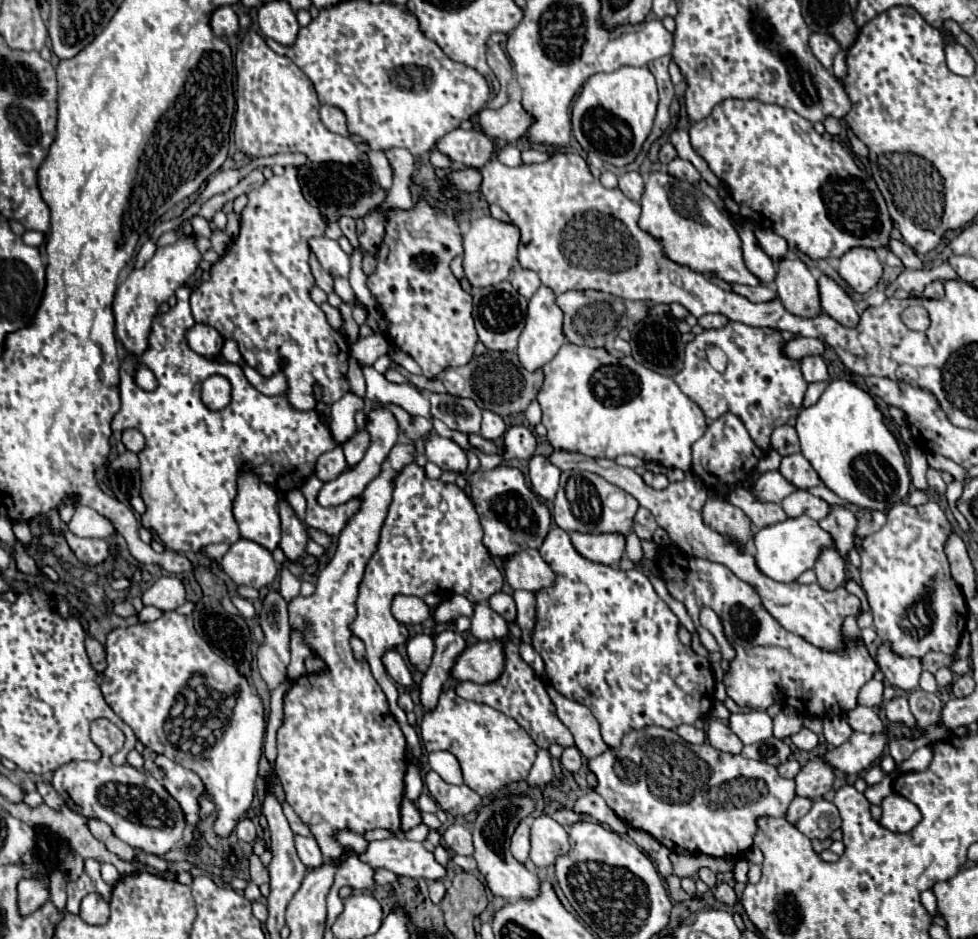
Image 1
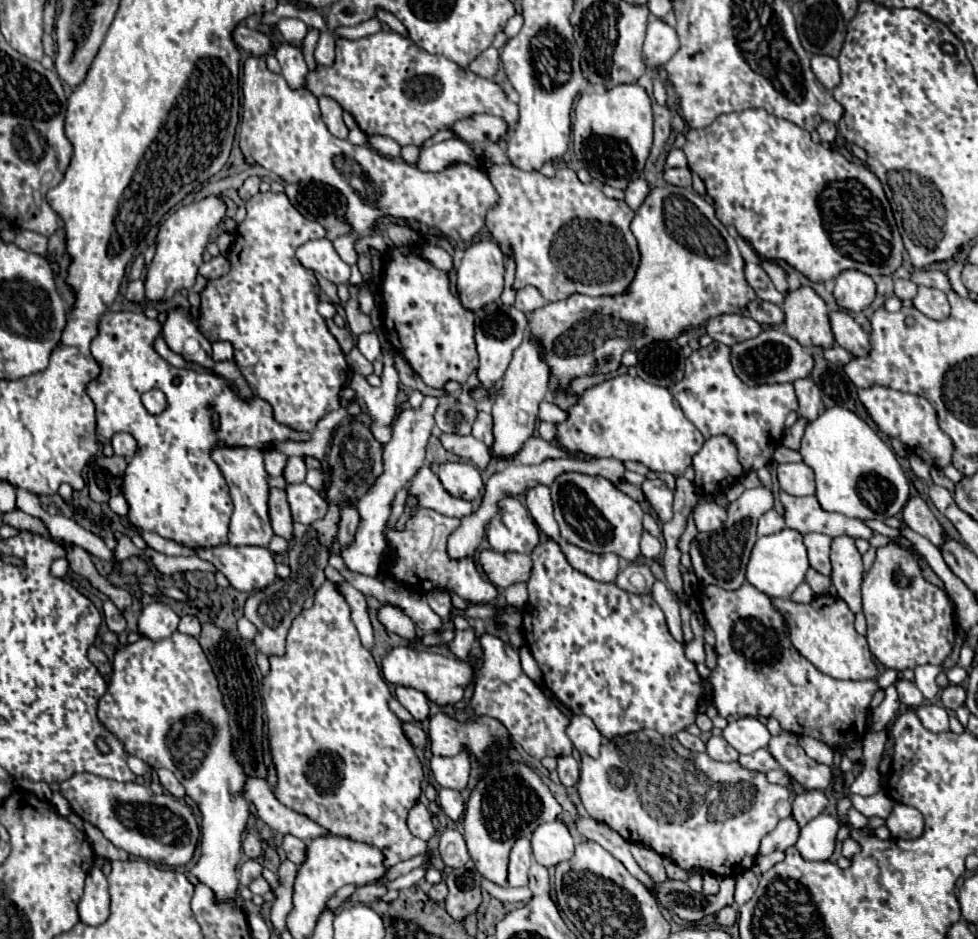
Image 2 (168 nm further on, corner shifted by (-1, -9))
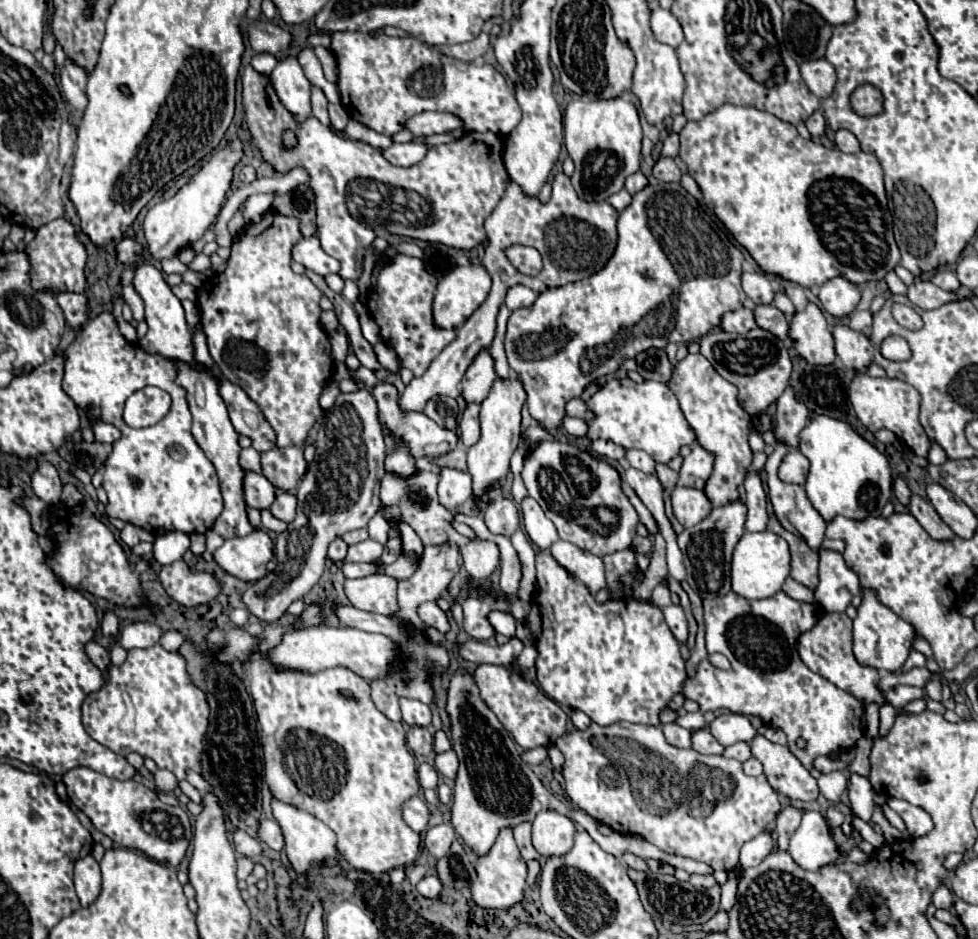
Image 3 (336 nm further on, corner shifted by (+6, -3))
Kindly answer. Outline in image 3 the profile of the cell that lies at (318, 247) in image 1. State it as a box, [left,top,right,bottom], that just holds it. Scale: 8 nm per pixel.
[293,236,341,276]

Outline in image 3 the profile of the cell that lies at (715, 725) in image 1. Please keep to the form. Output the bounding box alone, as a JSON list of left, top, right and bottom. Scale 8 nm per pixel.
[693,728,725,754]

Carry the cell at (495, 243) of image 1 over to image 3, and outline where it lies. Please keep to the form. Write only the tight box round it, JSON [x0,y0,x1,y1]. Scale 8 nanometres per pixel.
[433,264,491,328]

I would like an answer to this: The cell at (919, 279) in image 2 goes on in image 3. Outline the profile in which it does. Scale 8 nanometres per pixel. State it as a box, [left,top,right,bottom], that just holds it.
[931,270,961,292]

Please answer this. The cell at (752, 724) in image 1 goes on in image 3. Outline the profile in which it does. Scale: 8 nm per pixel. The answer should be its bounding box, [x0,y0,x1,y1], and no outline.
[709,714,757,746]

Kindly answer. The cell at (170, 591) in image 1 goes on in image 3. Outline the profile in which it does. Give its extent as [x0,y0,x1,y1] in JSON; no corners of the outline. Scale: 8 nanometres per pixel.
[121,622,161,650]

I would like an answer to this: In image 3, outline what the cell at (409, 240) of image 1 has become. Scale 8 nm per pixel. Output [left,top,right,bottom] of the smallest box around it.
[371,254,457,378]

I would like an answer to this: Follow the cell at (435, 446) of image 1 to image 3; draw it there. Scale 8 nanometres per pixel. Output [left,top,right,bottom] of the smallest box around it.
[439,468,473,510]

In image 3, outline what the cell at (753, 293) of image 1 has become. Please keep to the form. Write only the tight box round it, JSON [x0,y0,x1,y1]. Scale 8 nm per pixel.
[753,304,789,340]

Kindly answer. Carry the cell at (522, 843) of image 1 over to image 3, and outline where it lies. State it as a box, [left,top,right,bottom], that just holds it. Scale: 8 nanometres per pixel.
[471,830,527,908]

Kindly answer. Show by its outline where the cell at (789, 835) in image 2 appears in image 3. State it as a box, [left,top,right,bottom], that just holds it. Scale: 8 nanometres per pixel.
[741,830,773,868]

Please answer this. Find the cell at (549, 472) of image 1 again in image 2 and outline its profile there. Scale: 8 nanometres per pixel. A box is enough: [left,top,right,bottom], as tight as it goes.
[526,486,562,542]

